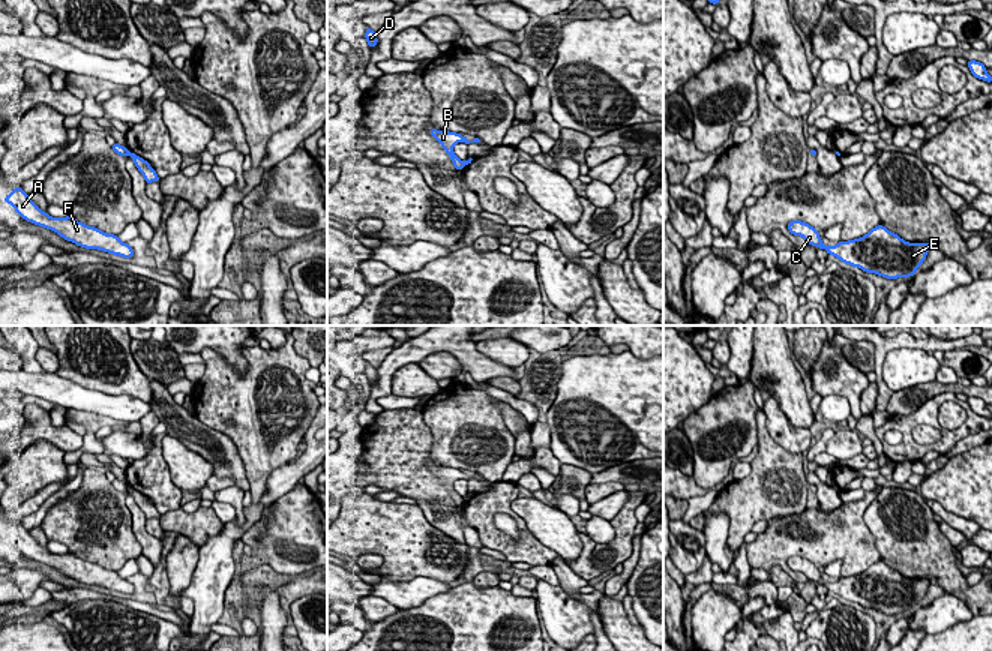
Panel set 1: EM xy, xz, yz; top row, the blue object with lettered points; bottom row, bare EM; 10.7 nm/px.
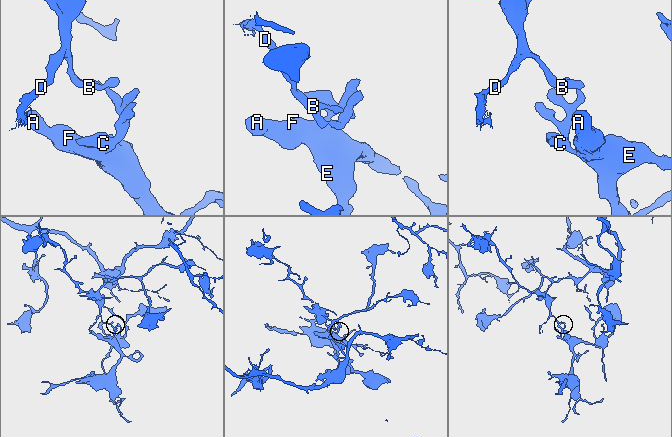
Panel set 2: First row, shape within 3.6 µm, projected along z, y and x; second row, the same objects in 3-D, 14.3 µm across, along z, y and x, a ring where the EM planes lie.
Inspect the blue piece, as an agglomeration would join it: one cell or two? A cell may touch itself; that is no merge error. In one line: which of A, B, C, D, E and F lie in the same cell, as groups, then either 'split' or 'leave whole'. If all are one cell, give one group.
A C E F / B D | split

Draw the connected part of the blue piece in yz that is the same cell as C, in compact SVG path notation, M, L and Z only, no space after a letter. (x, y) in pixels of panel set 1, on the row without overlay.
M791 556L788 566L803 573L807 580L825 585L828 591L842 598L887 615L905 615L917 609L932 582L930 579L905 578L882 561L872 564L860 574L840 576L836 582L825 582L819 568L806 558Z

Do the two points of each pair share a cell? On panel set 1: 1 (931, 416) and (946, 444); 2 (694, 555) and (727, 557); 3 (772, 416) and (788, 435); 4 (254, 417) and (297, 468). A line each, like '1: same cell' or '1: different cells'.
1: same cell
2: different cells
3: same cell
4: different cells

